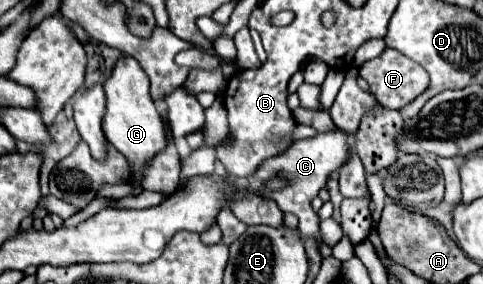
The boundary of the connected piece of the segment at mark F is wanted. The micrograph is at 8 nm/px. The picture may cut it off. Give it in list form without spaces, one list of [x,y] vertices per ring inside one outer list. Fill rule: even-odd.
[[[385,48],[385,52],[369,62],[365,62],[359,68],[359,76],[363,80],[367,80],[369,84],[369,92],[387,108],[393,110],[401,110],[403,106],[407,106],[407,102],[413,102],[427,86],[425,86],[425,70],[421,66],[417,66],[413,60],[409,60],[407,56],[403,56],[399,50],[393,48]]]

